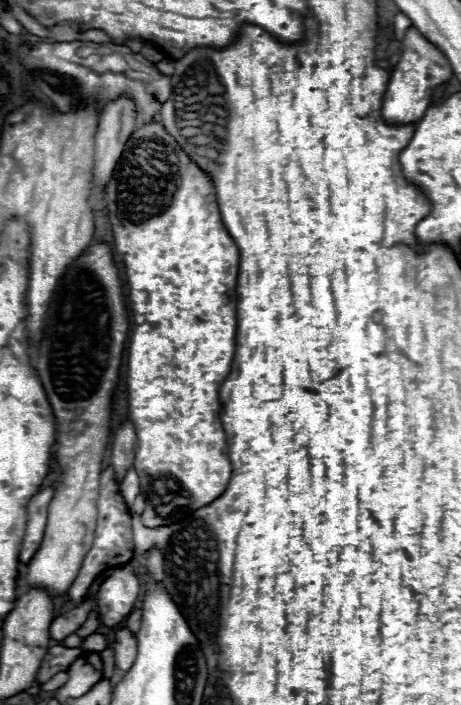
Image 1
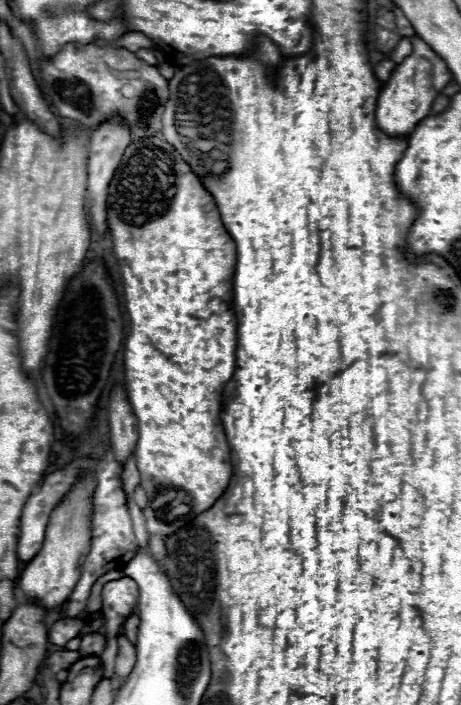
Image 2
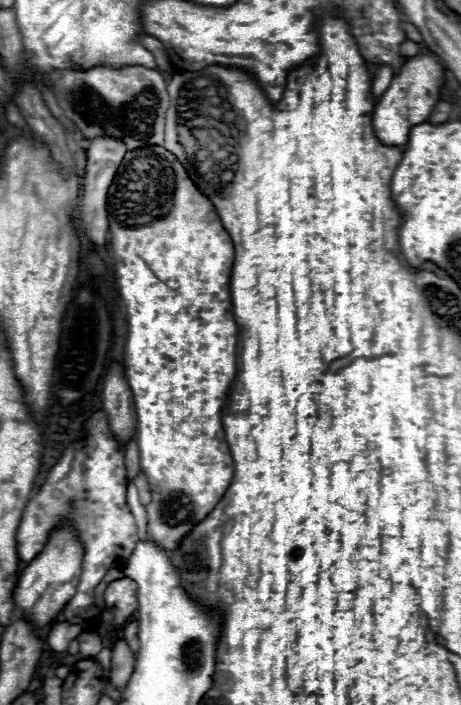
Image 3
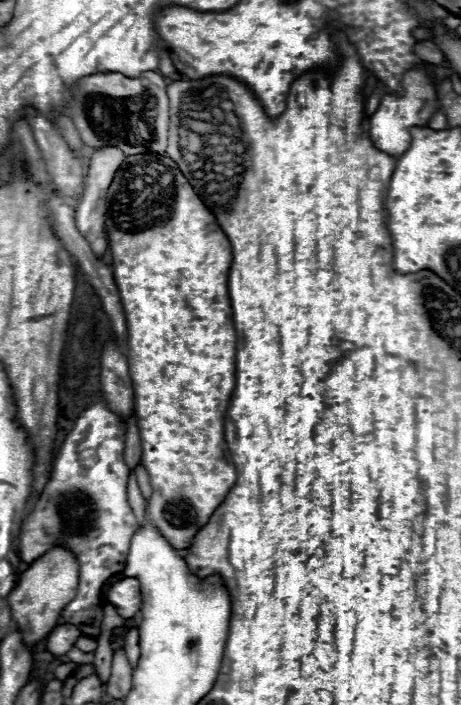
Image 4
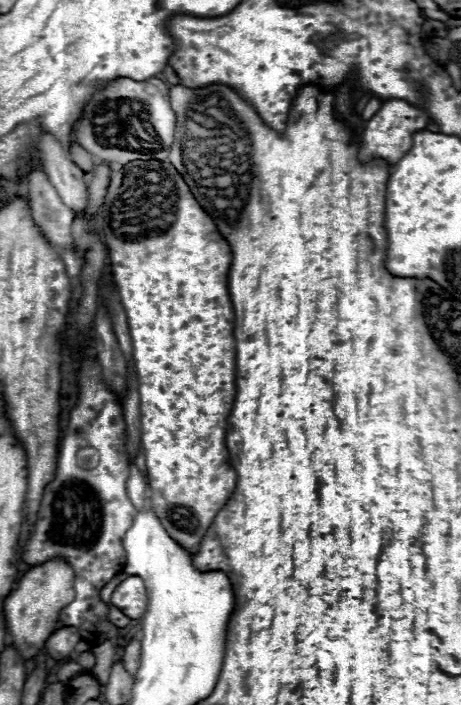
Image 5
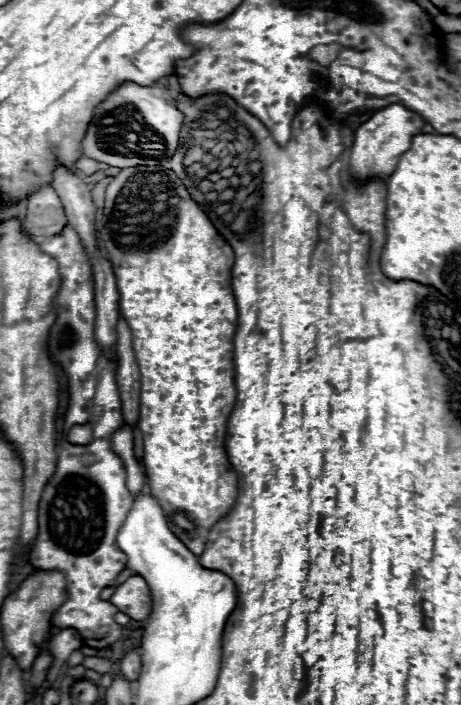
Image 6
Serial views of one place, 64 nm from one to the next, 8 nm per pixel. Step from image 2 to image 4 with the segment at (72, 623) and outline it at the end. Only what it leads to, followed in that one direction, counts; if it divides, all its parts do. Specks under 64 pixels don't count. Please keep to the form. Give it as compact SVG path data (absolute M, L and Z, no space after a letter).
M60 624L56 626L50 634L48 634L48 640L46 640L46 648L56 654L56 656L62 656L66 654L74 642L80 638L80 630L74 626L74 624Z

